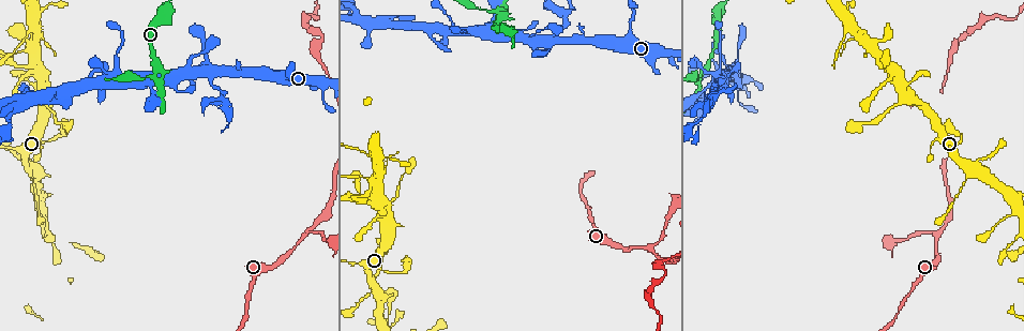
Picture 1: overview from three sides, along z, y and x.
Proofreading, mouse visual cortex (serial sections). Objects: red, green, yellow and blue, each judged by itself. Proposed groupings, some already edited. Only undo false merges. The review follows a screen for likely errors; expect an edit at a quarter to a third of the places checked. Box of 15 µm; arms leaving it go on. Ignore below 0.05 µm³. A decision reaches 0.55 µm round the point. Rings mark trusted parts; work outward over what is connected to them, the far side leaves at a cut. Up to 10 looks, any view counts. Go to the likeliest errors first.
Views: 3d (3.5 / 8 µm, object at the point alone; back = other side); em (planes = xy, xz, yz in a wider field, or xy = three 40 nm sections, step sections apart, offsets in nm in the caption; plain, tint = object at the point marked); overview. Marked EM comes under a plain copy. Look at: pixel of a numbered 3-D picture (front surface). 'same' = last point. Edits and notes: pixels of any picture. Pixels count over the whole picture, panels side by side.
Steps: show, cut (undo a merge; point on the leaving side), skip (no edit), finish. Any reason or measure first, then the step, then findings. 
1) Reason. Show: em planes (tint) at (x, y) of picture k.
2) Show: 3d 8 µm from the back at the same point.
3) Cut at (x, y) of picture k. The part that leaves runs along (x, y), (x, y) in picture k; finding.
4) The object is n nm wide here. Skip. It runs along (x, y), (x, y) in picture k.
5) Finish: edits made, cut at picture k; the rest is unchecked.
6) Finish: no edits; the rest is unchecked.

Arms part here. Show: 3d 3.5 µm at (156, 71) of picture 1.

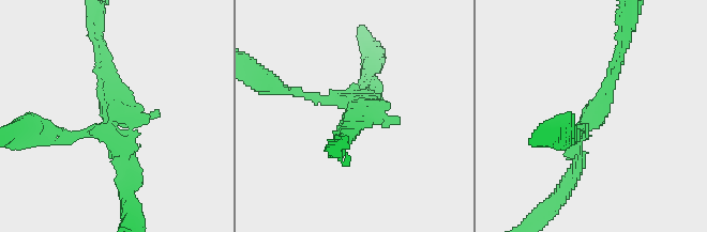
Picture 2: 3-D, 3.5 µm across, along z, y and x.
Show: em xy step 2 (tint) at (111, 121) of picture 2.

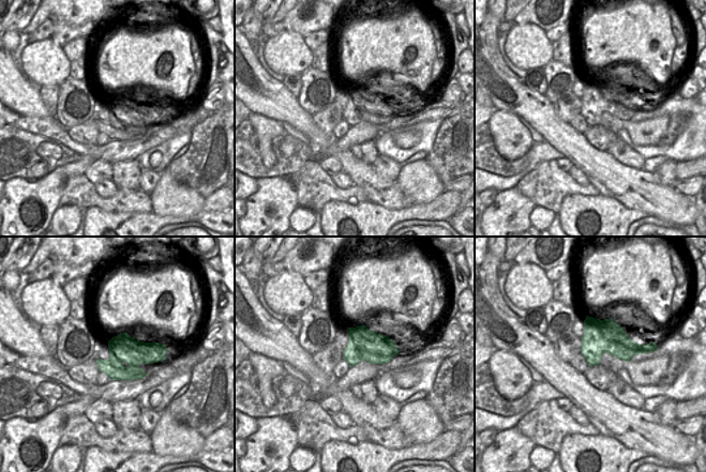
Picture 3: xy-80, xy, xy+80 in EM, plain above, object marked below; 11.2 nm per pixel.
Cut at (63, 141) of picture 2. The part that leaves runs along (100, 129), (24, 129) in picture 2; a second cell is stuck on.

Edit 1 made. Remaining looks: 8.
Abrupt turn. Show: 3d 3.5 µm from the back at (647, 248) of picture 1.

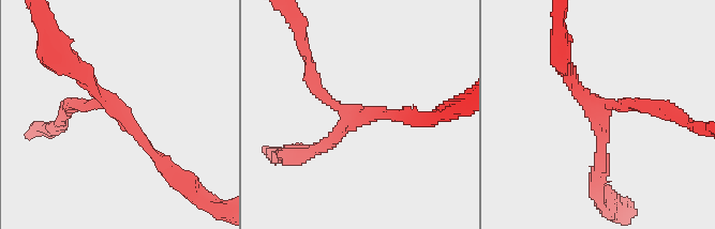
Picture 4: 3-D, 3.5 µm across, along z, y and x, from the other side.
3 arms meet here; the arms are 150, 150, 200 nm wide; now the EM. Show: em xy step 2 (tint) at (596, 104) of picture 4.

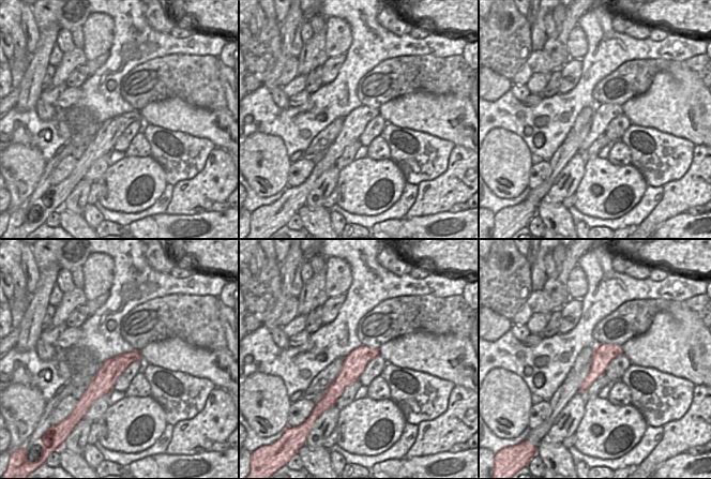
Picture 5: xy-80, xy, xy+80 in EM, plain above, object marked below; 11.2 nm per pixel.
Skip. It runs along (375, 350), (347, 375), (332, 397) in picture 5; all the same cell.

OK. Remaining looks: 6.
Three-way junction. Show: 3d 3.5 µm from the back at (703, 96) of picture 1.

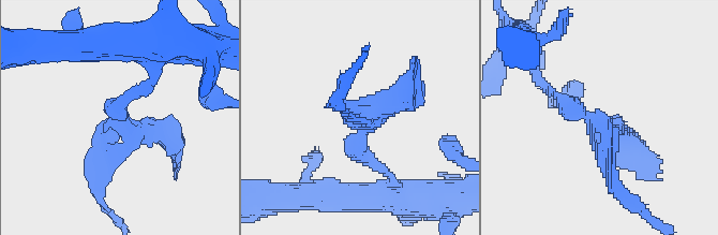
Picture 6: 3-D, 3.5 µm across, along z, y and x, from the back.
3 arms meet here; the arms are 150, 150, 300 nm wide; now the EM. Show: em planes (tint) at (118, 121) of picture 6.

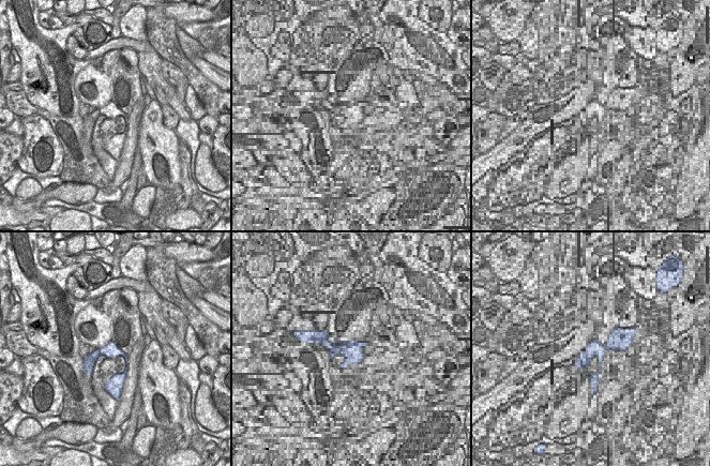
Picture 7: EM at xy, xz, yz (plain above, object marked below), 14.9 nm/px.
The object is 220 nm wide here. Cut at (613, 130) of picture 6. The part that leaves runs along (587, 116), (617, 130), (642, 162) in picture 6; a second cell is stuck on.

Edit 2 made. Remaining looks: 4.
Show: overview.

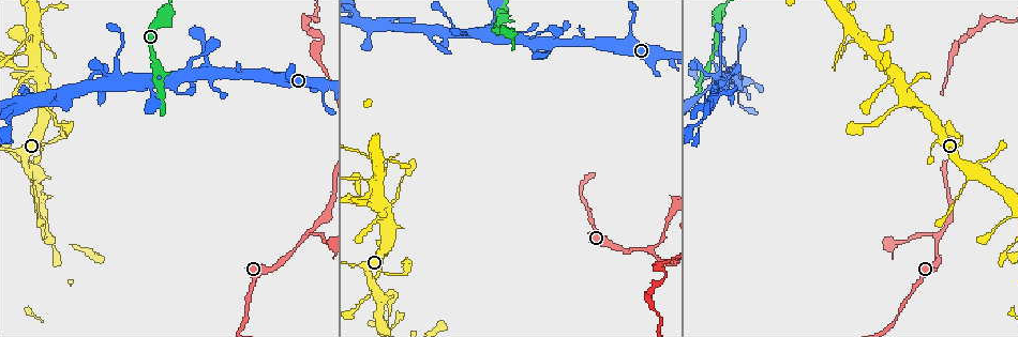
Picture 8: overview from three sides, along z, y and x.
Four-way junction. Show: 3d 8 µm at (893, 74) of picture 8.

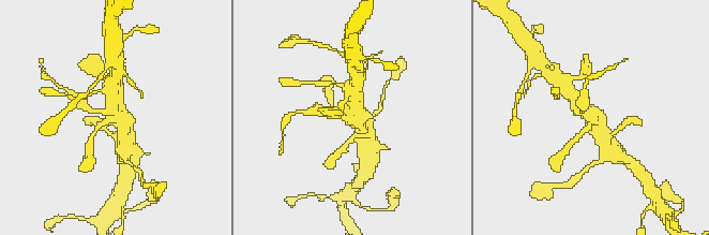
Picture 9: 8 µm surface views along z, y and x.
Show: 3d 3.5 µm from the back at (592, 116) of picture 9.

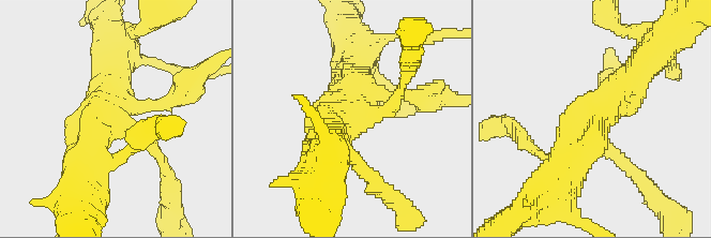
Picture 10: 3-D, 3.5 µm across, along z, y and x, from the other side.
4 arms meet here; the arms are 200, 200, 500, 500 nm wide. Show: em xy step 1 (tint) at (118, 120) of picture 10.

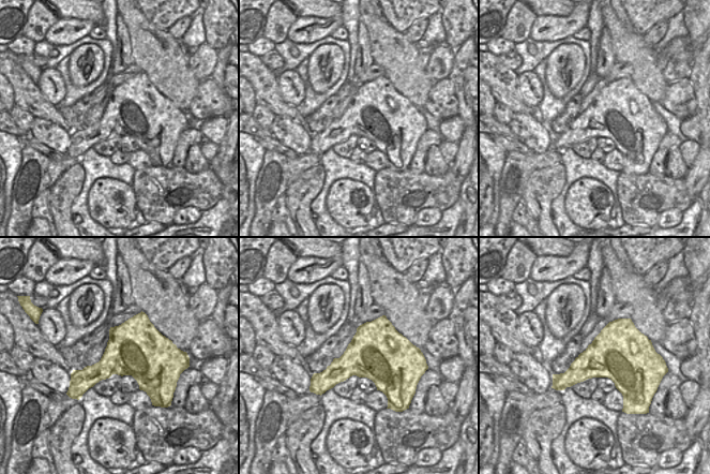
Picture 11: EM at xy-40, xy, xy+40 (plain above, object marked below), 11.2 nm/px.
Cut at (182, 102) of picture 10. The part that leaves runs along (148, 106), (174, 100), (216, 60) in picture 10; two cells meet here.

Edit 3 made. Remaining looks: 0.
Finish: edits made, cut at picture 2, cut at picture 6, cut at picture 10; the rest is unchecked.

